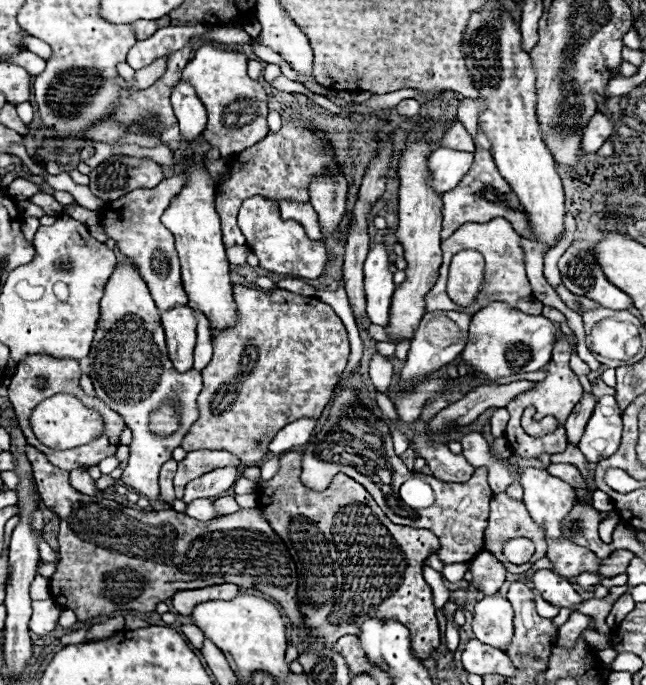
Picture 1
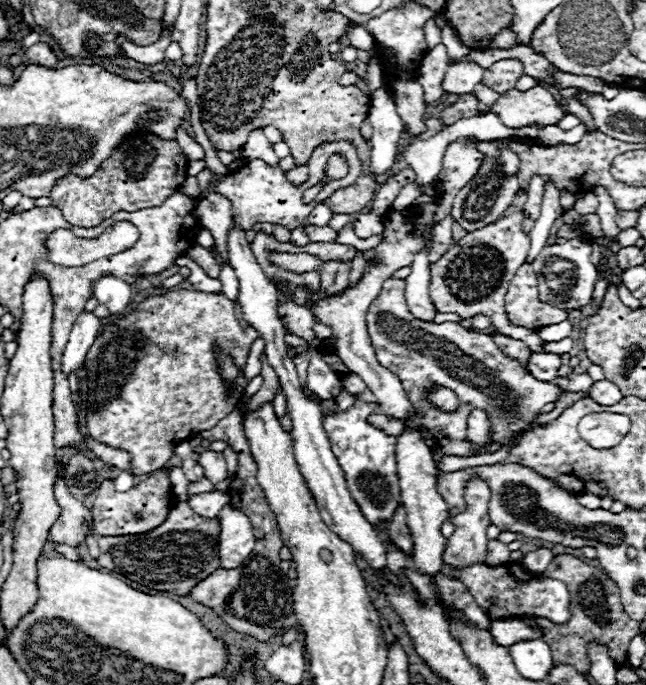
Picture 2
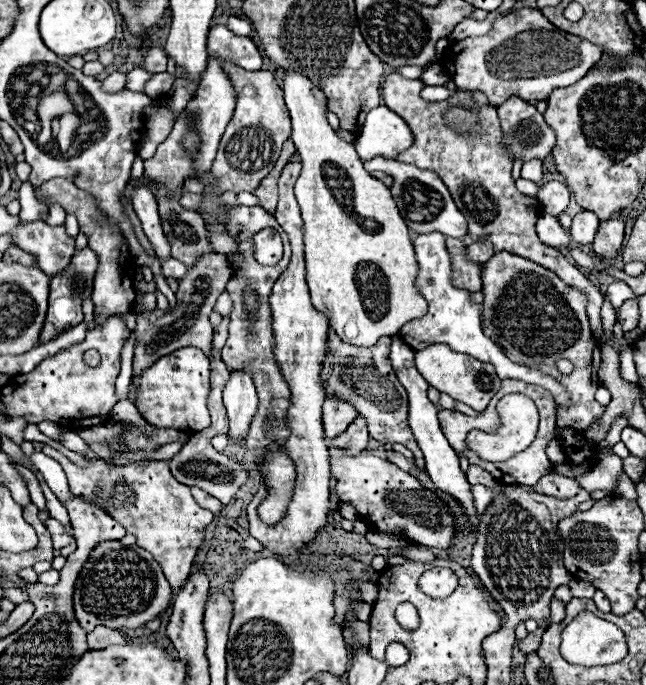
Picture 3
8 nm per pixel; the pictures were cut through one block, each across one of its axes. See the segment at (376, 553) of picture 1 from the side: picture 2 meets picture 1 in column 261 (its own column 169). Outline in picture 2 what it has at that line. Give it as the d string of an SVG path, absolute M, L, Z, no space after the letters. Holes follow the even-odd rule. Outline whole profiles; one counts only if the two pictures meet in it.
M156 470L154 474L150 474L148 480L140 482L136 488L128 492L116 492L114 480L104 480L90 508L94 516L92 518L94 534L96 536L124 536L124 534L148 532L166 520L168 510L174 504L176 504L176 498L170 490L170 480L164 470Z

